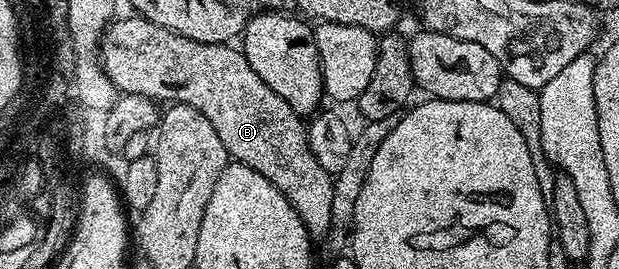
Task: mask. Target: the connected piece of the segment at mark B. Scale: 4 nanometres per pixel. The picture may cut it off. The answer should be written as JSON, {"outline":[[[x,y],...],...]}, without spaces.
{"outline":[[[132,16],[117,19],[108,26],[102,37],[100,63],[121,93],[140,94],[155,102],[166,100],[165,102],[184,104],[200,110],[208,122],[212,123],[220,142],[224,142],[227,157],[256,170],[256,174],[264,174],[264,178],[268,178],[268,182],[272,182],[272,186],[276,186],[276,190],[280,190],[280,194],[284,194],[284,198],[292,202],[311,241],[325,241],[332,222],[332,176],[312,152],[303,117],[298,116],[280,94],[274,93],[265,85],[264,80],[248,64],[241,49],[232,44],[196,42],[195,39],[177,35],[166,27],[157,26],[151,20]]]}

